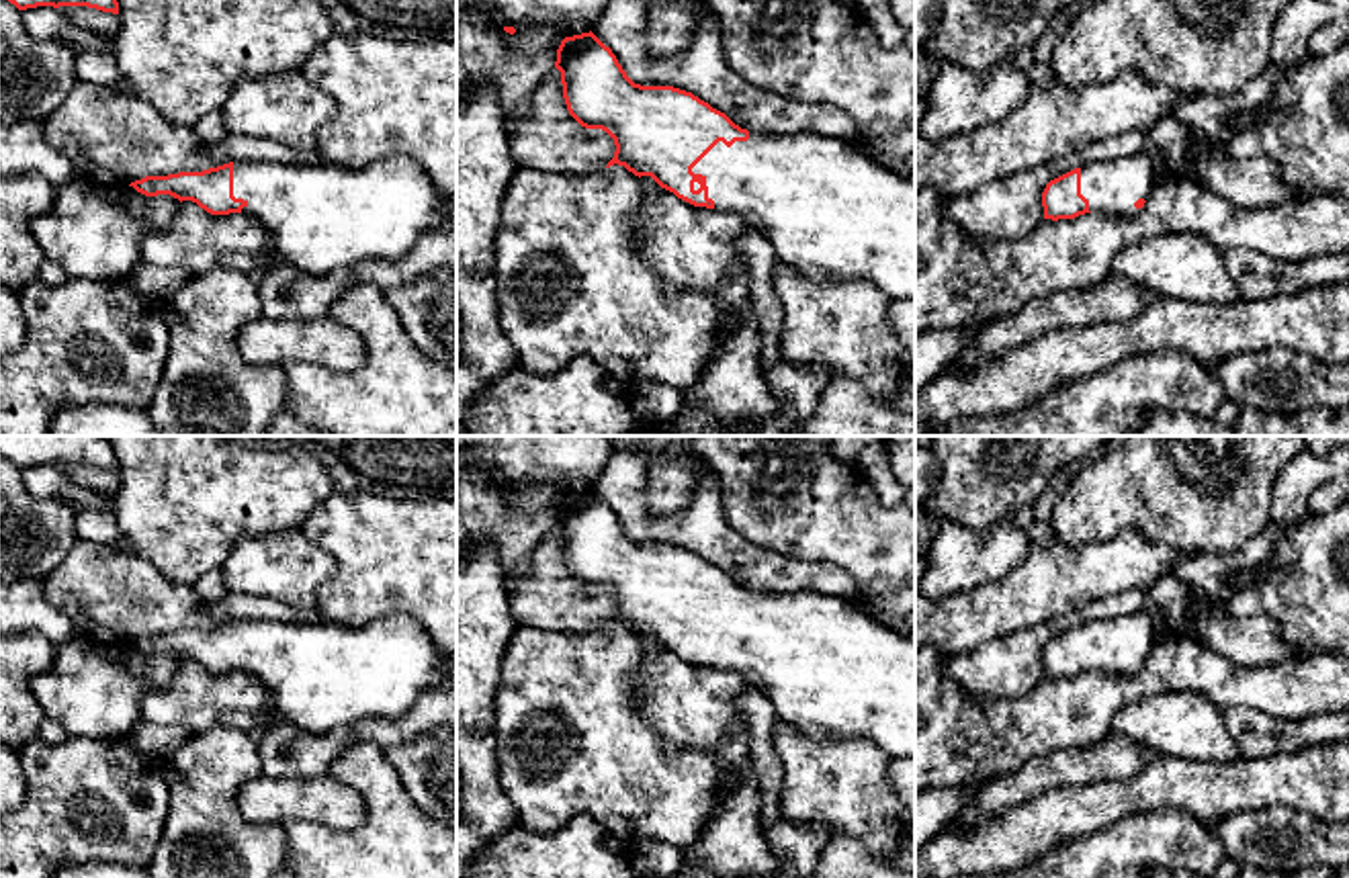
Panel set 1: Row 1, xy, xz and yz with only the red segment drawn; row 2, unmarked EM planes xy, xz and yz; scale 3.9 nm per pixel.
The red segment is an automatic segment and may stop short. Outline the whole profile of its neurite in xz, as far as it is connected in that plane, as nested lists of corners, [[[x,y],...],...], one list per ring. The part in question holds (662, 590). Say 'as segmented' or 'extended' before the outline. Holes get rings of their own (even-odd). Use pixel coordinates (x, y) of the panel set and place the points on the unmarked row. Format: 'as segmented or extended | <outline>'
extended | [[[592,489],[565,495],[557,508],[563,557],[585,587],[606,589],[616,604],[606,626],[618,622],[635,634],[651,634],[661,647],[694,663],[739,673],[776,708],[778,720],[815,741],[870,739],[893,759],[915,755],[915,639],[868,616],[856,602],[819,591],[782,596],[749,591],[692,551],[673,544],[635,542],[610,506]]]

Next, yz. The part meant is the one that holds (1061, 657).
extended | [[[1144,610],[1091,620],[1046,643],[1044,677],[1075,677],[1085,671],[1132,675],[1144,665],[1155,639],[1152,618]]]

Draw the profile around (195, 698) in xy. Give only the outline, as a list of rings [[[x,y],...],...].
[[[192,659],[178,661],[174,677],[141,700],[141,718],[160,727],[180,727],[192,735],[221,725],[225,714],[266,714],[270,694],[252,673],[211,673]]]

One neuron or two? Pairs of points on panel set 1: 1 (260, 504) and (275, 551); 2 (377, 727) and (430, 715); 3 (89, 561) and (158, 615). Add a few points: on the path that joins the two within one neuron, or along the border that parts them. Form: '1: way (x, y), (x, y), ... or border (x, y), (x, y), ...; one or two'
1: border (299, 527), (248, 535), (228, 557); two
2: way (389, 727), (408, 727), (418, 721); one
3: way (105, 578), (125, 598), (142, 600); one

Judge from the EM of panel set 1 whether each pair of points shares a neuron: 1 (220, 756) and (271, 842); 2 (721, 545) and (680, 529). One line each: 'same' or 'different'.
1: same
2: same

